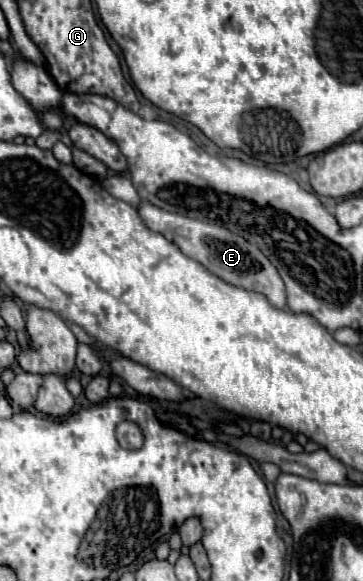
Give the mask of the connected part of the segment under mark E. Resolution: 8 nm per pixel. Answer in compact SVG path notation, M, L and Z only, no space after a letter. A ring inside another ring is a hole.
M143 201L139 205L139 215L149 229L163 233L187 257L193 257L195 261L199 261L217 277L221 277L227 283L233 283L237 287L263 293L271 301L271 305L275 305L279 309L283 309L287 305L287 295L285 295L283 281L281 281L277 269L271 265L271 261L255 245L251 245L243 237L239 237L239 235L235 235L229 229L219 227L219 225L209 225L205 221L191 219L191 217L179 217L179 213L167 213L167 211L151 205L149 201Z

